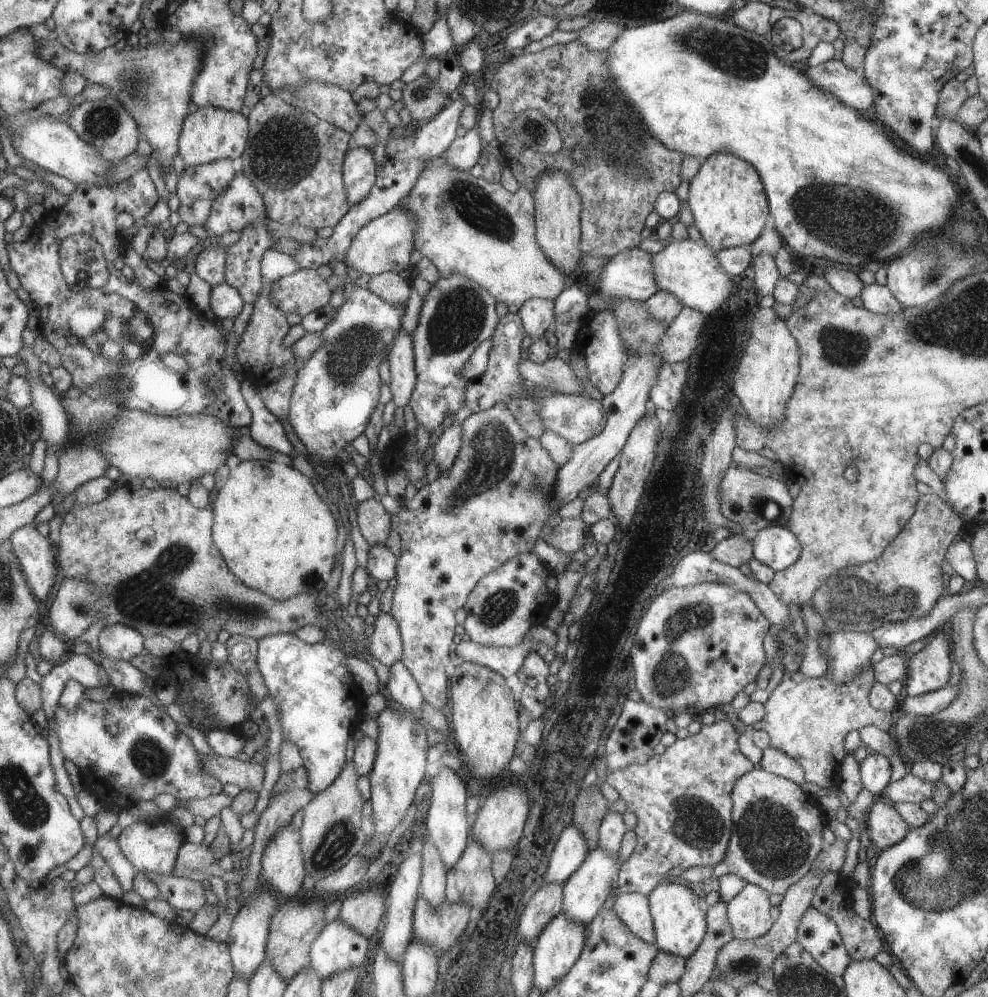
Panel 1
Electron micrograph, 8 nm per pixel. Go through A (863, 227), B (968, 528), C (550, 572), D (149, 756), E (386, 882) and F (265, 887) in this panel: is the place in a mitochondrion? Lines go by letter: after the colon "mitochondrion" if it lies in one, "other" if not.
A: mitochondrion
B: other
C: other
D: mitochondrion
E: other
F: other

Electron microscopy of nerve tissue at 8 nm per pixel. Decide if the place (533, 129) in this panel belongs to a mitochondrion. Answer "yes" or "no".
yes

